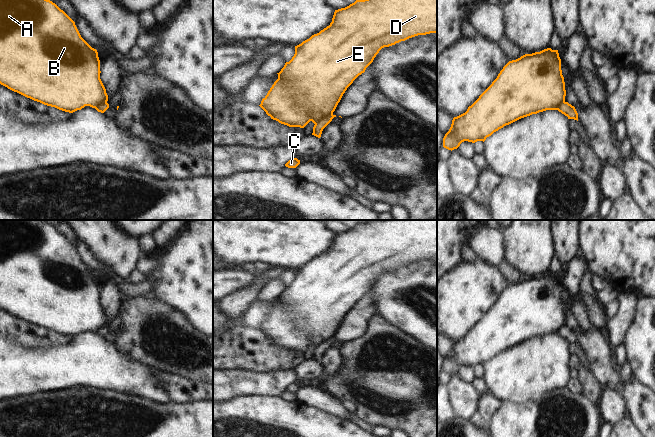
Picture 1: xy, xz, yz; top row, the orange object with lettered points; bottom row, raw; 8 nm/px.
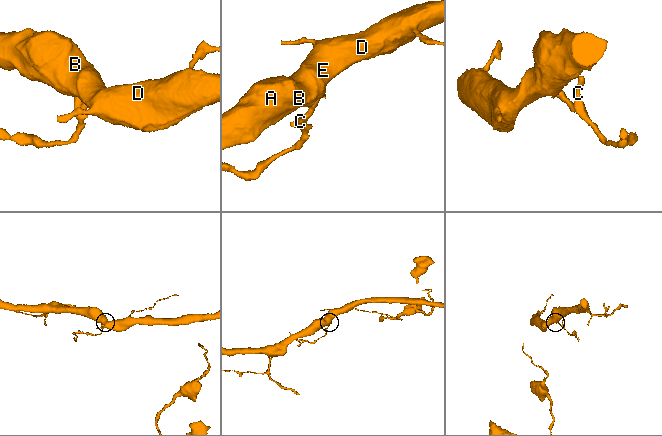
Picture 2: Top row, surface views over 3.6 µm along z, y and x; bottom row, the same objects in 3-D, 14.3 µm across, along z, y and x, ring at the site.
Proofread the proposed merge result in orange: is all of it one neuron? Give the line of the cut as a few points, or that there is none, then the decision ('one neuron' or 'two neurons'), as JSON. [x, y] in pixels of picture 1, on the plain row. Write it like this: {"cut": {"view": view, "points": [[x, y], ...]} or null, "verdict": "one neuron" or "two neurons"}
{"cut": {"view": "xz", "points": [[332, 337], [322, 341], [315, 348]]}, "verdict": "two neurons"}

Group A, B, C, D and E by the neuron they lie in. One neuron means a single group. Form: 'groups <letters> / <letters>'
groups A B D E / C

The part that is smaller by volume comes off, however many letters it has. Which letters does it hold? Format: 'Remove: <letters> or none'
Remove: C

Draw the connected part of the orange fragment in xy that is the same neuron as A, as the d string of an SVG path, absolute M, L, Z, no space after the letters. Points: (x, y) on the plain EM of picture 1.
M0 220L0 308L27 322L59 334L73 337L85 330L96 332L108 325L106 313L100 303L100 284L96 273L92 272L80 259L75 246L55 227L42 220Z

